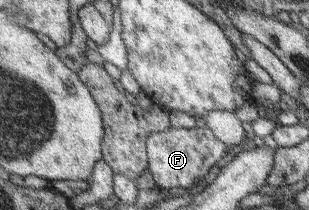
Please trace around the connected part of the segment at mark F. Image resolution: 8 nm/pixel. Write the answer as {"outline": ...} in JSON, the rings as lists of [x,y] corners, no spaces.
{"outline":[[[170,127],[159,133],[152,133],[145,140],[146,169],[152,170],[161,185],[173,184],[176,188],[189,188],[201,176],[205,176],[217,161],[225,156],[223,145],[207,128],[194,127],[179,129]]]}

